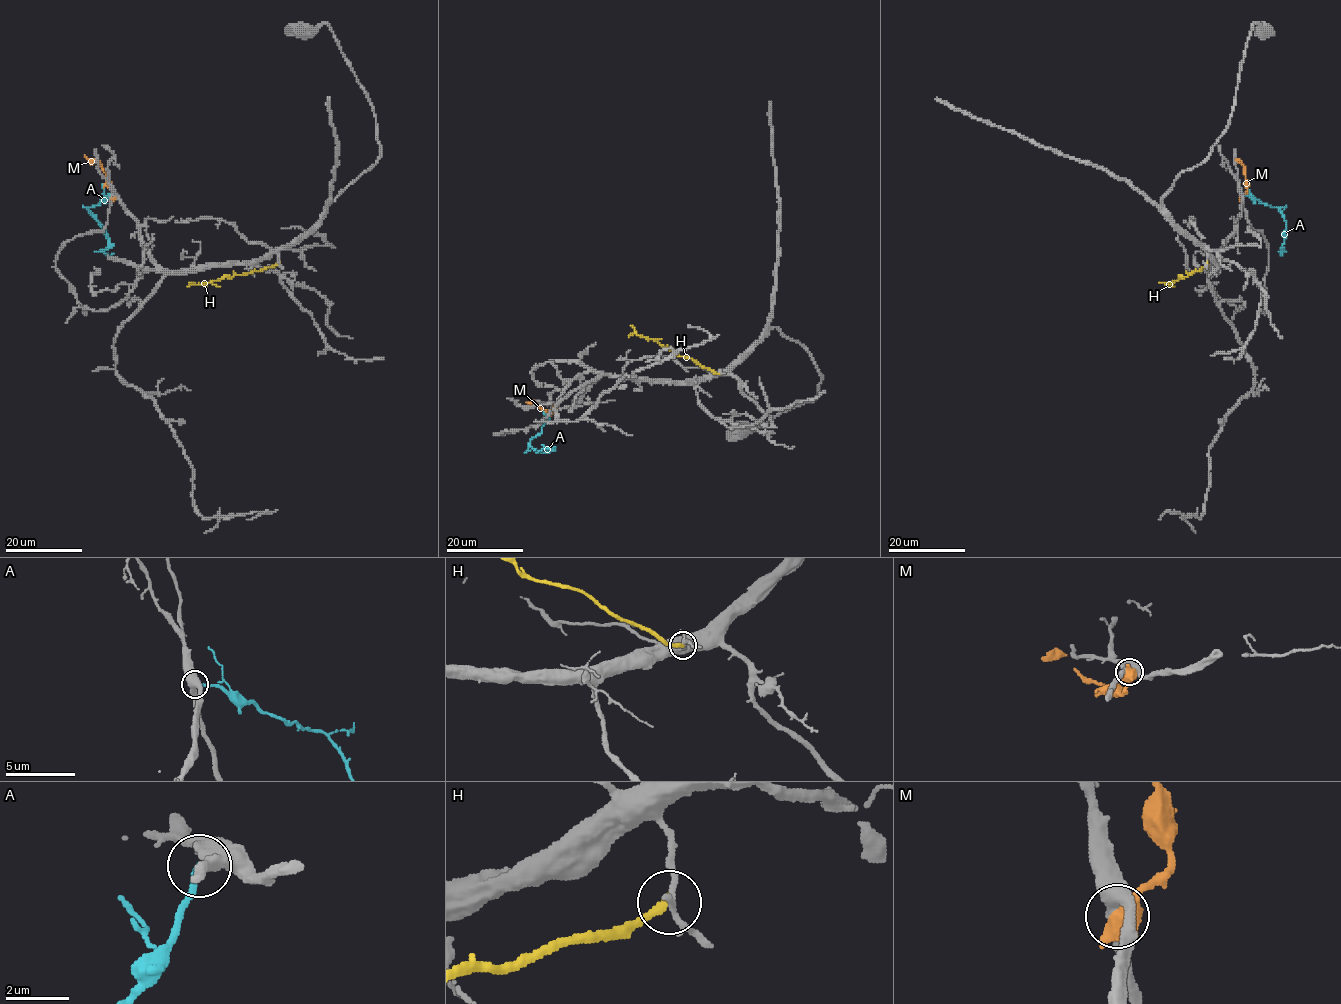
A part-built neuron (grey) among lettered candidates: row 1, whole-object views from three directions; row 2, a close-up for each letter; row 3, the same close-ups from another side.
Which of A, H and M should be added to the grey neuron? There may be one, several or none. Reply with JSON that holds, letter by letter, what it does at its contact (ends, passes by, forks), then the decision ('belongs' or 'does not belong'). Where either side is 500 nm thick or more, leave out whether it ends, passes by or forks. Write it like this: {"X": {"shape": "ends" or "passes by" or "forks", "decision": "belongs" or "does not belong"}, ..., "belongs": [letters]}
{"A": {"shape": "ends", "decision": "does not belong"}, "H": {"shape": "ends", "decision": "does not belong"}, "M": {"decision": "does not belong"}, "belongs": []}

